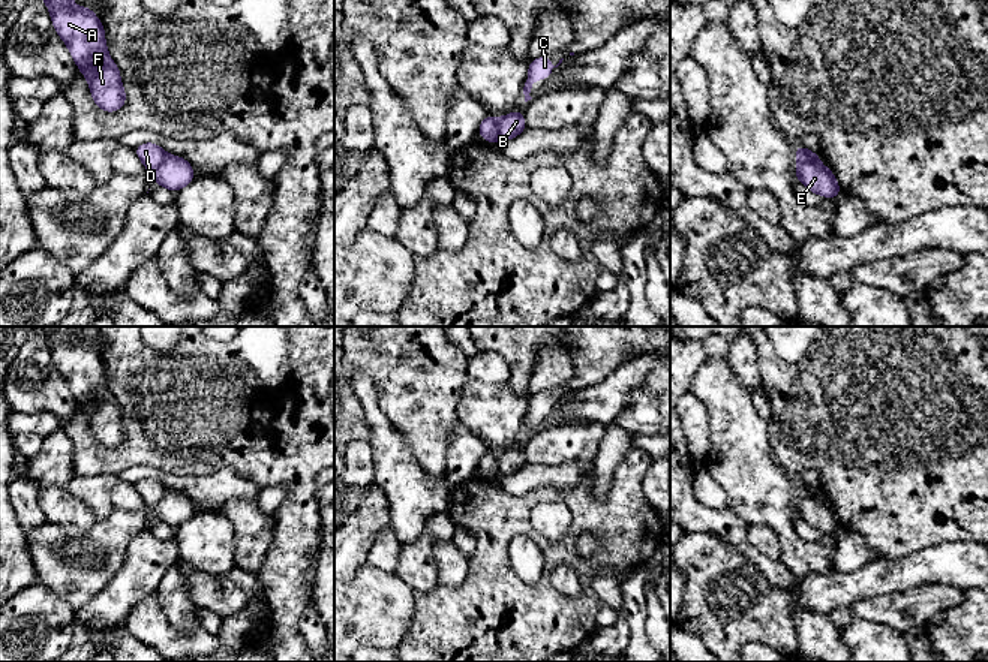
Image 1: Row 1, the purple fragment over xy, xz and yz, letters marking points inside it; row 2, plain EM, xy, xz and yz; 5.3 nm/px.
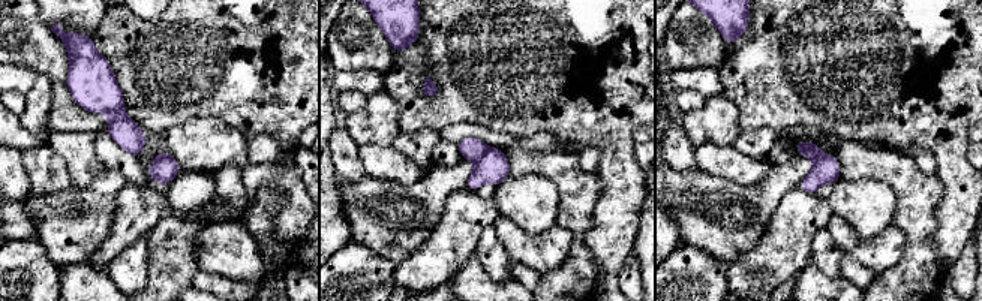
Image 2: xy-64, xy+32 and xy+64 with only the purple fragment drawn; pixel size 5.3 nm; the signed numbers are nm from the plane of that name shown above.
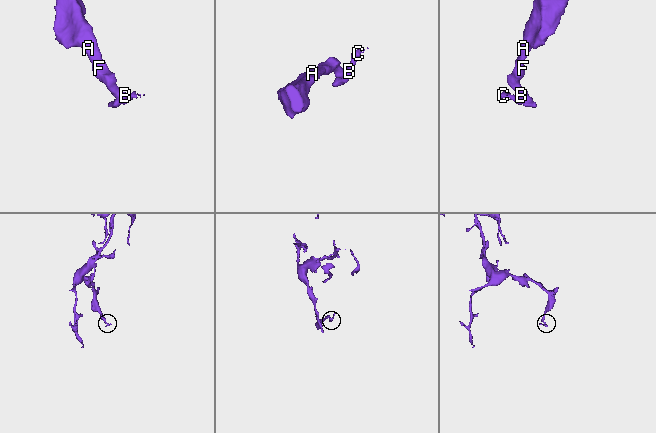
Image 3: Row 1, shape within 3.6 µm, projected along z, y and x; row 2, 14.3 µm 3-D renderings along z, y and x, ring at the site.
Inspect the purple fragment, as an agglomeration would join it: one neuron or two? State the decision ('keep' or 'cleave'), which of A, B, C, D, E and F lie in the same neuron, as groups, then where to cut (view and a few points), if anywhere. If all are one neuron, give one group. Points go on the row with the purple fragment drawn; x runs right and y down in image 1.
cleave; groups A D F / B C E; cut xz (498, 119), (496, 141)

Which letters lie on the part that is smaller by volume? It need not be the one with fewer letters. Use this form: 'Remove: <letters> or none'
Remove: B, C, E

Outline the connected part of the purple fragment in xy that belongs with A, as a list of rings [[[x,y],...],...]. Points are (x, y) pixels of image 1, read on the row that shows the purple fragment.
[[[43,0],[52,25],[87,78],[93,102],[105,112],[115,112],[126,103],[120,70],[111,60],[102,21],[87,6],[75,7],[72,0]]]

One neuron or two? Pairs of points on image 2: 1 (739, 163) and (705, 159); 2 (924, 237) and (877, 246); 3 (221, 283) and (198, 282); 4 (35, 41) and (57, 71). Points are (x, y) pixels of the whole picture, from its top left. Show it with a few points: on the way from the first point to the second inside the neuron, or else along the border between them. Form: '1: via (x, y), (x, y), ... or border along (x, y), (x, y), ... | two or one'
1: via (730, 163), (714, 159) | one
2: border along (892, 223), (904, 235), (904, 250), (883, 270) | two
3: via (215, 283), (204, 282) | one
4: via (41, 48), (54, 63) | one

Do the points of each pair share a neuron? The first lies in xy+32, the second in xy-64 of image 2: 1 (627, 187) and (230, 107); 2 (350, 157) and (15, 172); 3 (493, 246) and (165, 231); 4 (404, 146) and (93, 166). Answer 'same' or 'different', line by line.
1: same
2: same
3: same
4: same

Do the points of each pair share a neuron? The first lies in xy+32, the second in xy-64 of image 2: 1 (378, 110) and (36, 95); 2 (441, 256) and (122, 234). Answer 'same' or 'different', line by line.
1: same
2: same

